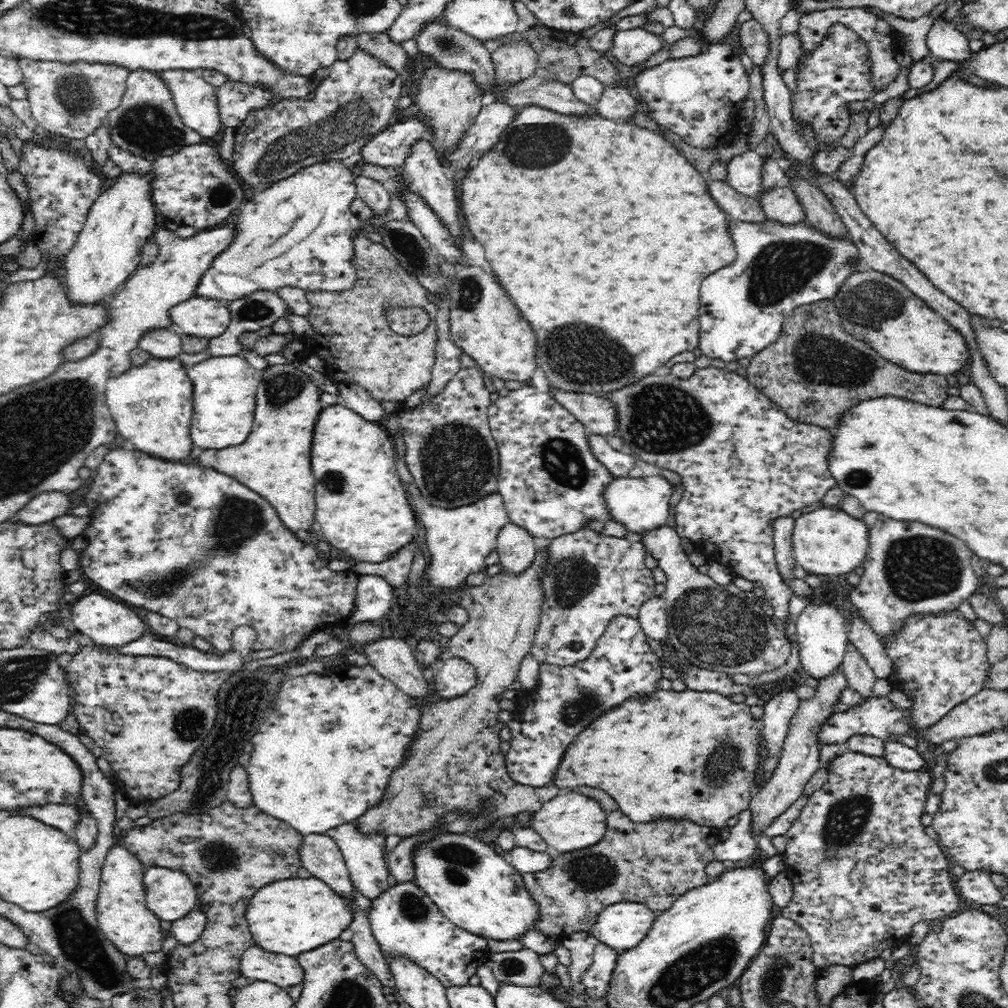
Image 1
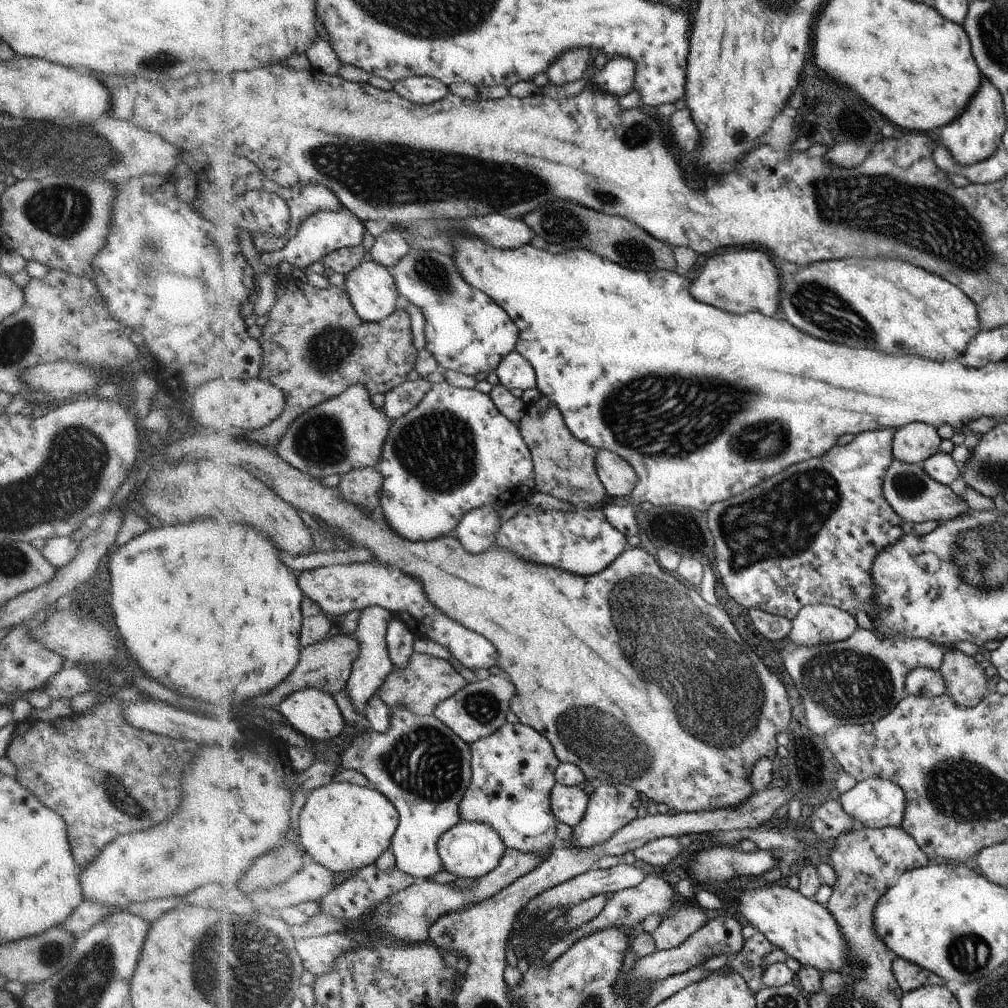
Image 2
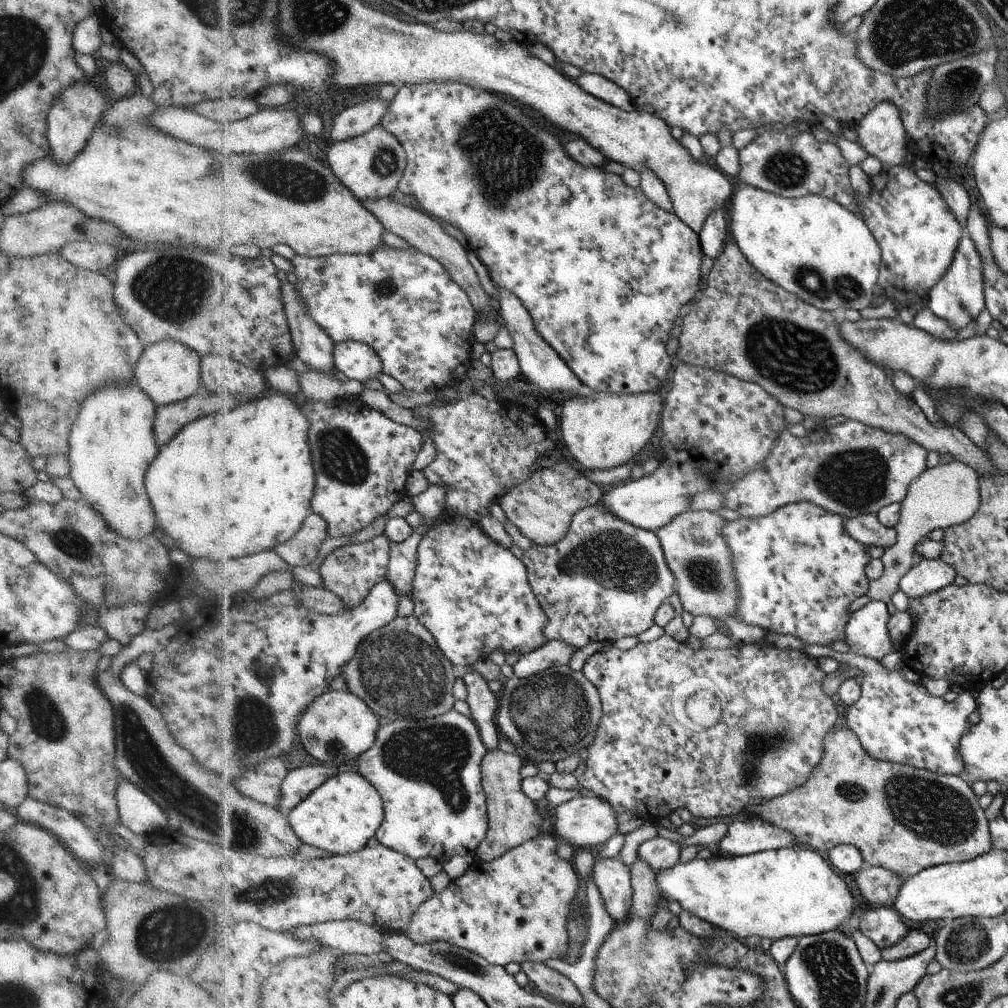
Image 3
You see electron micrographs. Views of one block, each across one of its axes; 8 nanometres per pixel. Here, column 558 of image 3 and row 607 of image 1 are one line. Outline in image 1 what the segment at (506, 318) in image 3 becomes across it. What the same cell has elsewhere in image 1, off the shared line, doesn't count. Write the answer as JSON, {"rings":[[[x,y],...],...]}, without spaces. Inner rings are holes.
{"rings":[[[359,575],[355,610],[346,618],[343,627],[356,622],[370,622],[388,614],[394,600],[394,588],[382,576]]]}

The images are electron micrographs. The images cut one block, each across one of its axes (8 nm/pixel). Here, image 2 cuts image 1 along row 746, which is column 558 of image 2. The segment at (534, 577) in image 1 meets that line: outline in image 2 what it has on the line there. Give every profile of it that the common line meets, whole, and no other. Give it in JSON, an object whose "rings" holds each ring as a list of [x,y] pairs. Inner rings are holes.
{"rings":[[[541,395],[538,400],[526,405],[525,415],[517,425],[534,460],[534,491],[555,496],[576,508],[596,506],[602,502],[606,492],[595,464],[598,450],[575,437],[555,401]]]}

